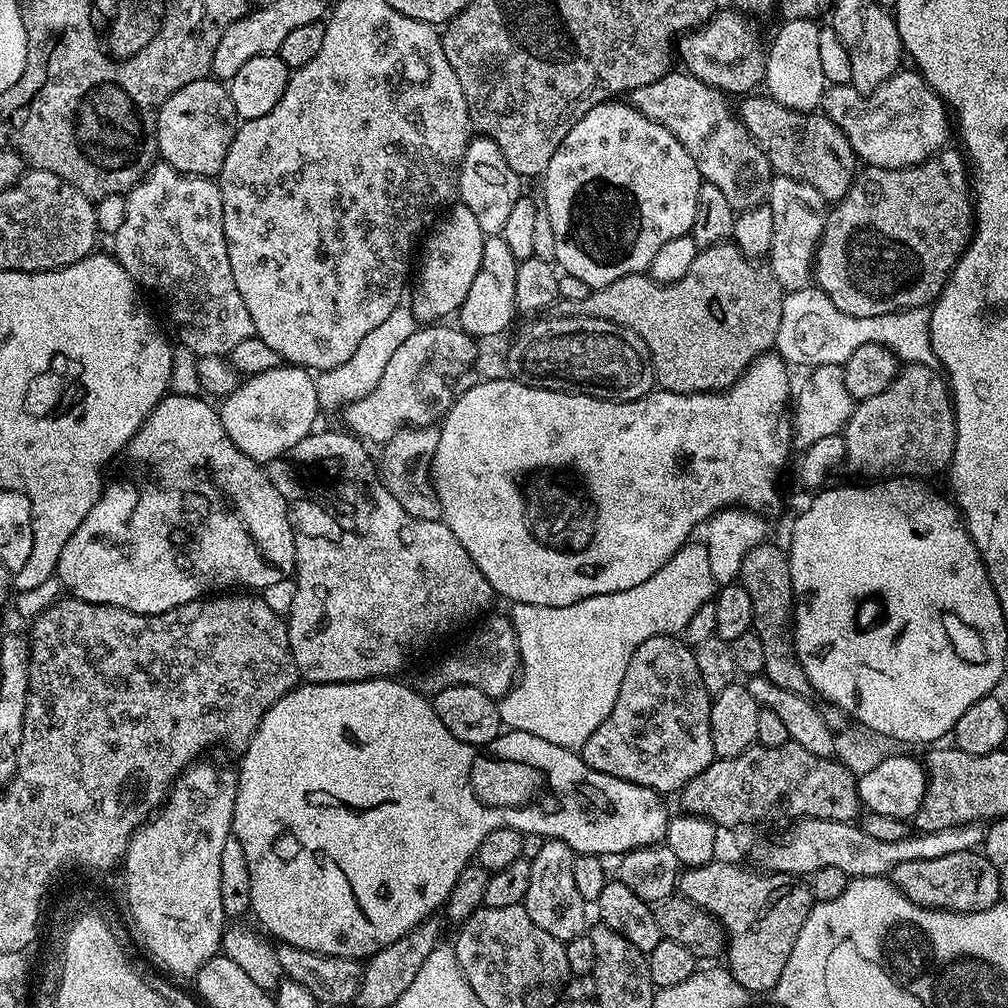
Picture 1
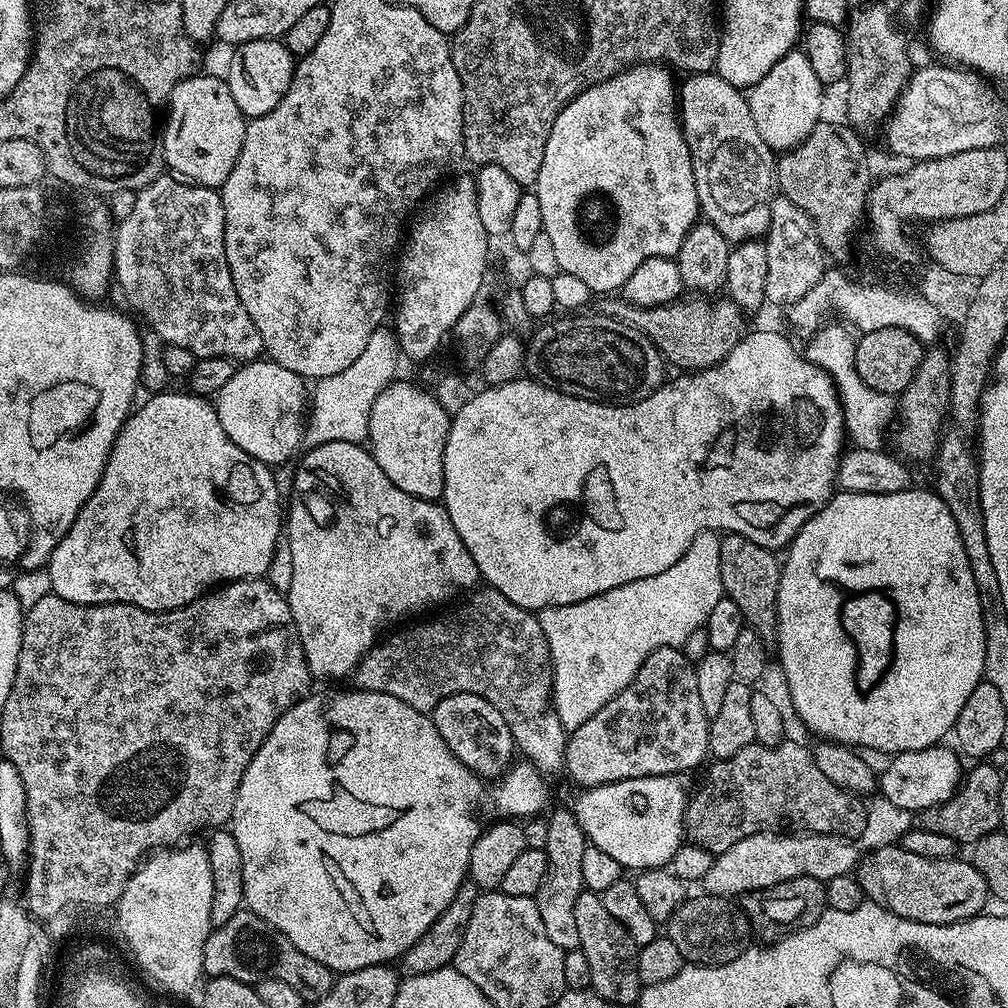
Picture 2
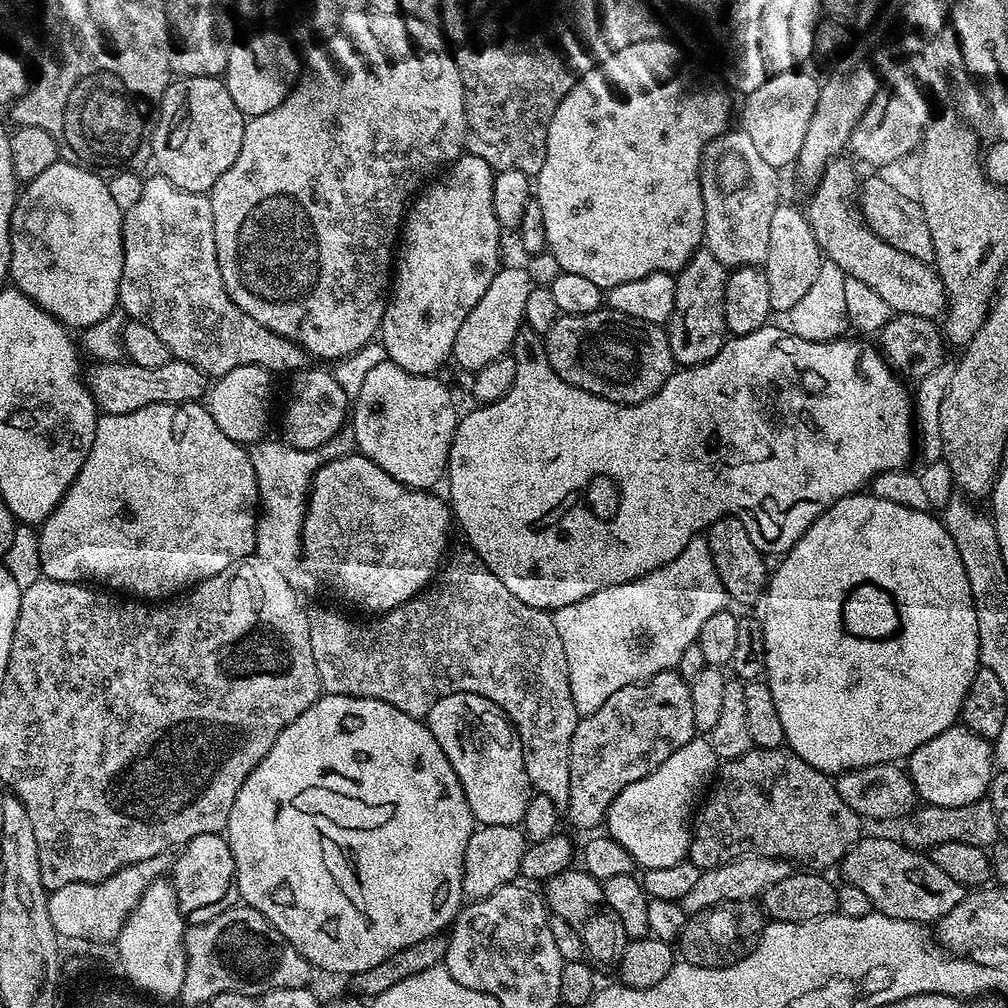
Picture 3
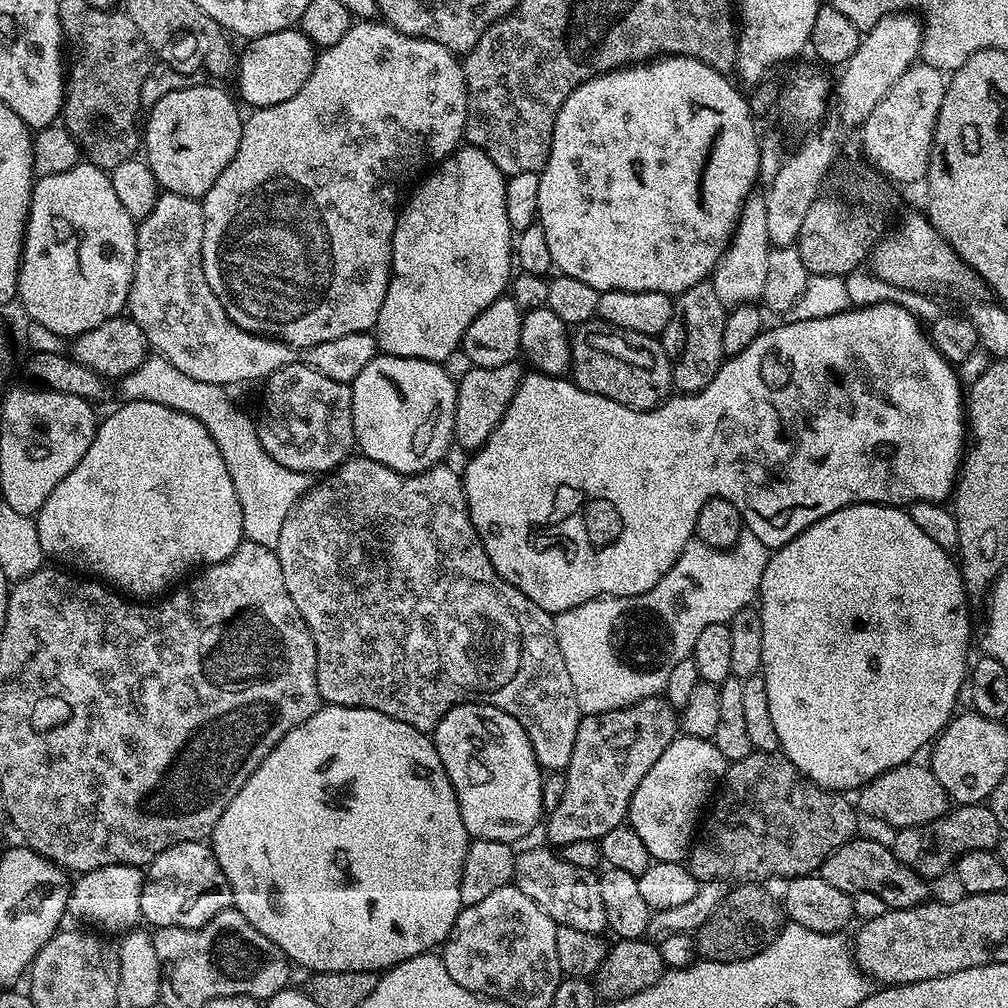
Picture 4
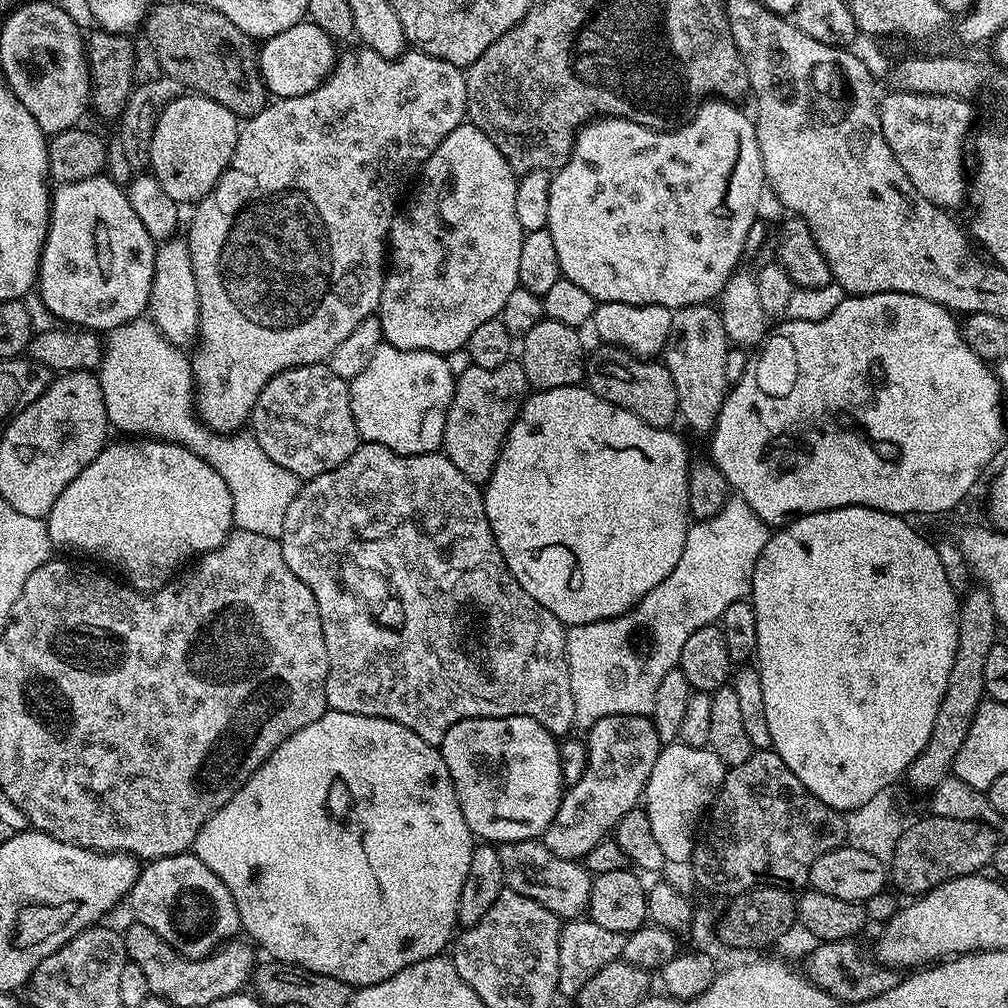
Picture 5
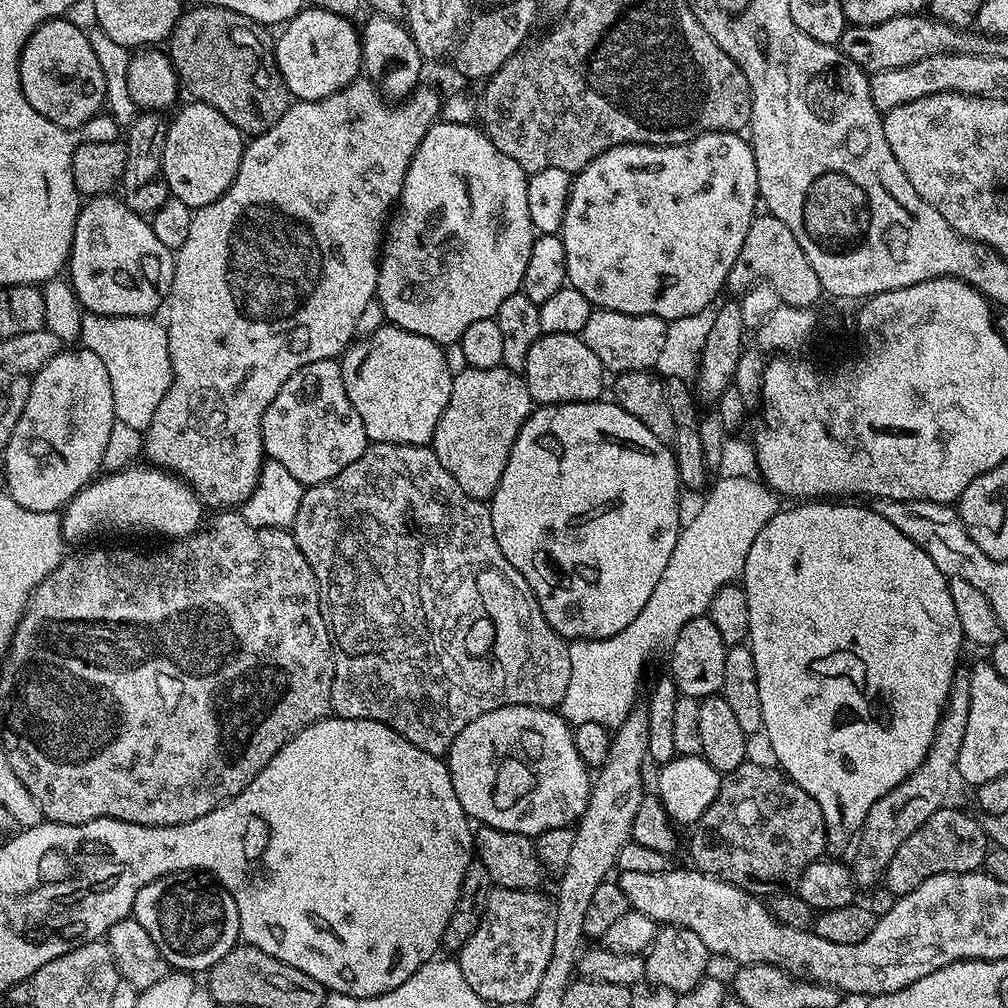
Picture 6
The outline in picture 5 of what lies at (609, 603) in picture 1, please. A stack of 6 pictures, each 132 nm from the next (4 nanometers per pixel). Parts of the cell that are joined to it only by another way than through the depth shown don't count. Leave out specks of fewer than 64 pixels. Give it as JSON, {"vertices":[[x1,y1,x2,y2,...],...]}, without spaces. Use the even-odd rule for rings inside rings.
{"vertices":[[730,498,726,506,710,520,697,520,686,534,686,546,682,546,682,558,678,566,646,598,635,604,631,612,624,612,602,622,573,624,567,629,566,654,568,655,568,673,570,690,574,694,574,714,576,724,587,730,600,718,614,714,634,714,651,717,654,710,654,698,662,677,670,674,680,663,682,646,686,646,694,630,702,626,716,624,726,606,745,599,752,591,754,566,762,554,770,535,769,525,754,514,748,503,739,498]]}

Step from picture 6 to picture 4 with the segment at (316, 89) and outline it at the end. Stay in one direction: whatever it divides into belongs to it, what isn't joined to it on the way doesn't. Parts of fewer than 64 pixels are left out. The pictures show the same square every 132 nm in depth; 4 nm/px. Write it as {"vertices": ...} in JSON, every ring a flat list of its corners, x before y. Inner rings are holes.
{"vertices":[[295,27,260,36,247,47,244,53,239,53,238,71,234,80,240,83,239,99,245,105,252,104,253,109,278,106,278,102,294,98,294,94,298,94,298,90,306,86,318,55,317,49]]}

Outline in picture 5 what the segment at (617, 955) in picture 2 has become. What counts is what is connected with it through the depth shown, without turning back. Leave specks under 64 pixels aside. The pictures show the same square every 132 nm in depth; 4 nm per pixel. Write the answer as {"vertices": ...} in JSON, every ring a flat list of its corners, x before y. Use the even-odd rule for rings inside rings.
{"vertices":[[539,839,500,844,499,850,507,891,517,892,546,906,546,910,564,922,583,917,587,913,593,877,583,863,558,858,558,854,554,854]]}

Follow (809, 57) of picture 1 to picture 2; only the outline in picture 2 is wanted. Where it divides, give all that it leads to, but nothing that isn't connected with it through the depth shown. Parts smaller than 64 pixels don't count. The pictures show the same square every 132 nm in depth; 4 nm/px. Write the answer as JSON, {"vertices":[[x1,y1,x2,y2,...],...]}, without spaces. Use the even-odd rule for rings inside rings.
{"vertices":[[802,50,787,52,782,59,770,66,770,74,752,85,747,93,750,106,750,118,754,118,754,126,758,126,758,134,762,134,762,142,774,150,787,150,796,148,805,138,812,133,814,126,821,123,820,111,824,108,825,85,814,75,814,69,810,67,810,58]]}

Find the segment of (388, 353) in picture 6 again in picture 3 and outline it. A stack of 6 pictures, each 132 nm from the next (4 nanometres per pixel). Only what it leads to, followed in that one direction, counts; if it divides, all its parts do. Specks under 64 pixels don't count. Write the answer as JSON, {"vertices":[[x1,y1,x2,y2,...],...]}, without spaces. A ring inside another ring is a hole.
{"vertices":[[387,358,370,370,363,379,362,388,358,390,350,408,350,431,356,439,359,455,382,466,382,470,386,470,390,478,402,482,408,488,432,490,446,476,452,436,458,423,458,411,456,412,456,404,452,401,453,389,449,385,448,389,442,381,436,379,440,378,435,375,410,374]]}

